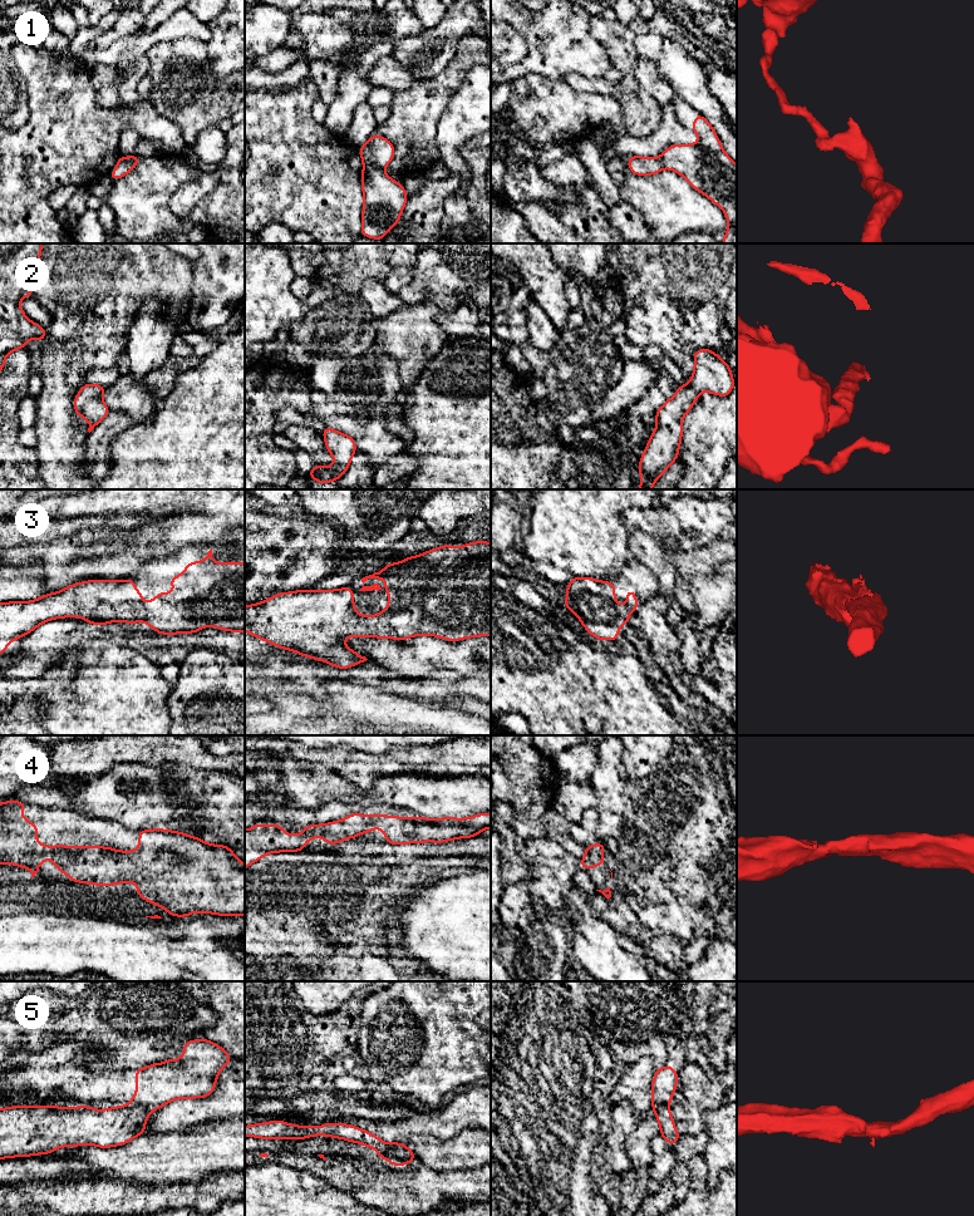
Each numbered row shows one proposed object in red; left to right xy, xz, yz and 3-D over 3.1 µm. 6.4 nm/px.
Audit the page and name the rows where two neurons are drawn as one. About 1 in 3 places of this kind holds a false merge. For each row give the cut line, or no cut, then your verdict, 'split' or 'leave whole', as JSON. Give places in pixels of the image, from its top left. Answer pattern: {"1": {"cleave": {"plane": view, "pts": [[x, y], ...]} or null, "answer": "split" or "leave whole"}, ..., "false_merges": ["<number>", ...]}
{"1": {"cleave": {"plane": "xz", "pts": [[364, 166], [374, 166], [382, 170]]}, "answer": "split"}, "2": {"cleave": null, "answer": "leave whole"}, "3": {"cleave": null, "answer": "leave whole"}, "4": {"cleave": null, "answer": "leave whole"}, "5": {"cleave": {"plane": "xy", "pts": [[132, 1102], [139, 1102], [148, 1111]]}, "answer": "split"}, "false_merges": ["1", "5"]}

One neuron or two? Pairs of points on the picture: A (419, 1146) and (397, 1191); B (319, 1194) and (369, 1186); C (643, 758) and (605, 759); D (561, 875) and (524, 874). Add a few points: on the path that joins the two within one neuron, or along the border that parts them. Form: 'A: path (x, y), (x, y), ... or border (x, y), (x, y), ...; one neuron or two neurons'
A: border (416, 1161), (429, 1167), (444, 1170); two neurons
B: border (316, 1175), (352, 1192), (362, 1202); two neurons
C: border (623, 748), (621, 772), (626, 778); two neurons
D: border (516, 847), (530, 867), (530, 877), (526, 881); two neurons

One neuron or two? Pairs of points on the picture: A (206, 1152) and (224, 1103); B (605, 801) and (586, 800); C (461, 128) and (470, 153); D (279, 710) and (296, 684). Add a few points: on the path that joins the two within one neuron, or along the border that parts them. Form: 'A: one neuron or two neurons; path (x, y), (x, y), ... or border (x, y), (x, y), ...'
A: two neurons; border (231, 1117), (207, 1121), (190, 1131)
B: two neurons; border (589, 783), (594, 793), (595, 808)
C: two neurons; border (477, 134), (461, 149), (461, 157), (472, 172)
D: two neurons; border (261, 698), (298, 692), (318, 704)

